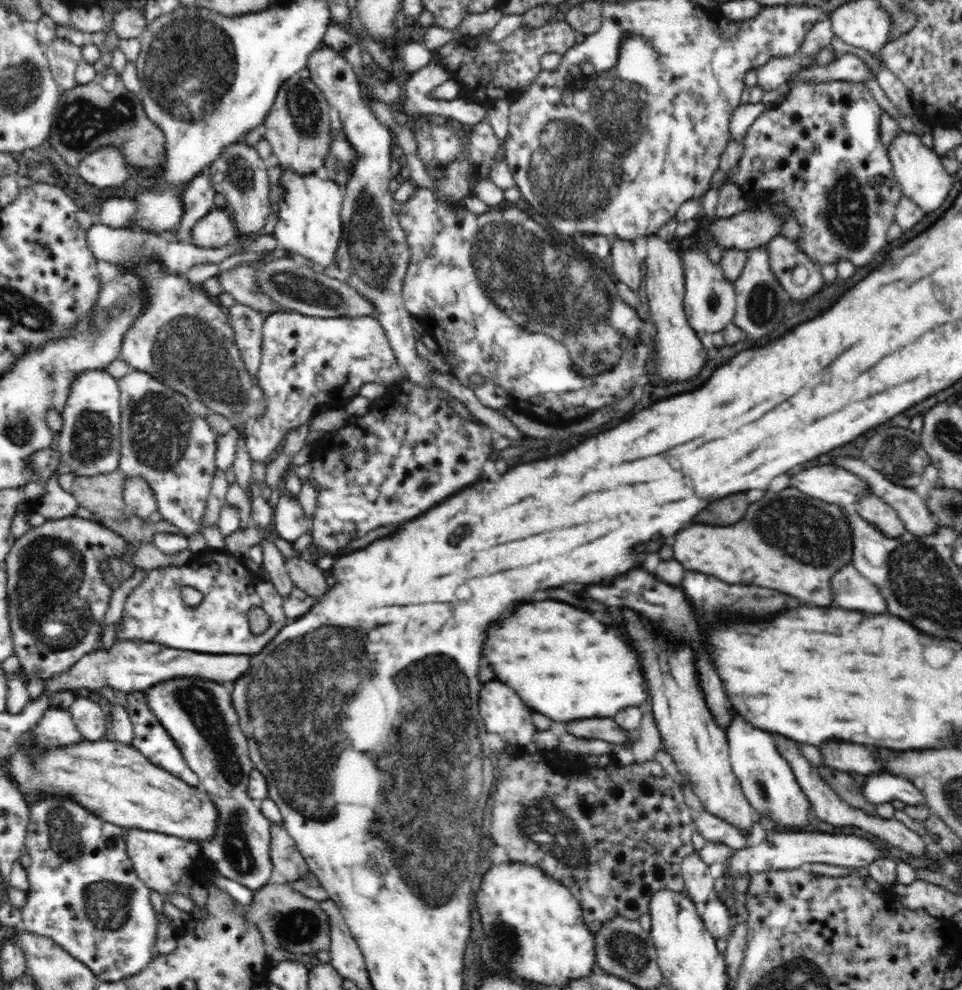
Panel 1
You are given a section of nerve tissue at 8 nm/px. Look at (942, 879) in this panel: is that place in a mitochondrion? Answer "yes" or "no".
no

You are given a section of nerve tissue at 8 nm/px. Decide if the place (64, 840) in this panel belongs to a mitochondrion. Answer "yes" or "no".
yes

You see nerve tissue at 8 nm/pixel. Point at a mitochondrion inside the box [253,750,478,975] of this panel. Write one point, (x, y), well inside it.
(295, 926)

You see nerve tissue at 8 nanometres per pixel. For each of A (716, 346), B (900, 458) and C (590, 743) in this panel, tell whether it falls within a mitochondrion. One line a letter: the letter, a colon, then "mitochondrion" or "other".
A: other
B: mitochondrion
C: other

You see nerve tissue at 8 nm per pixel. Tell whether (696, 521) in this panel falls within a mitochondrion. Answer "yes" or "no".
no

